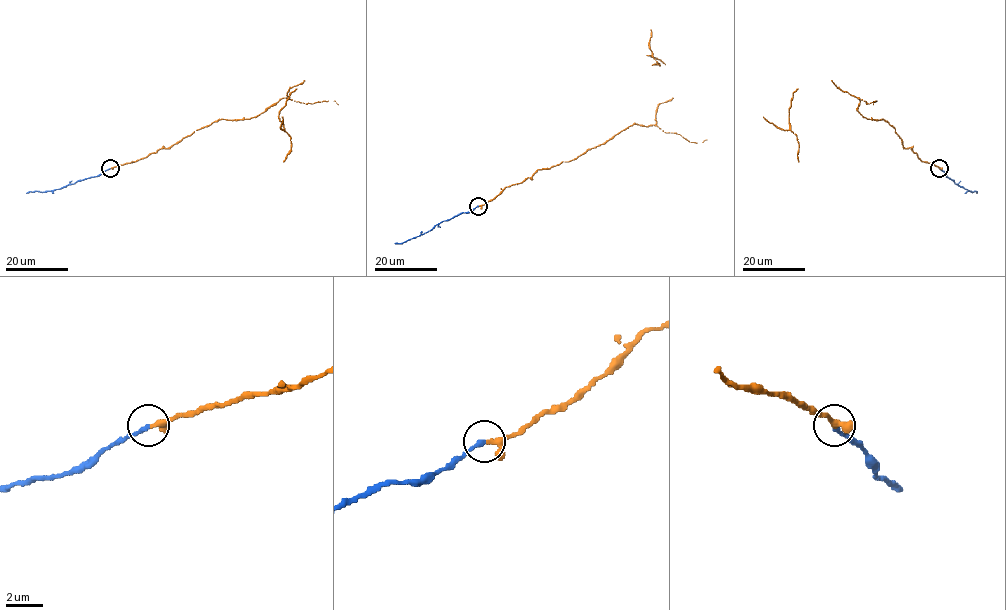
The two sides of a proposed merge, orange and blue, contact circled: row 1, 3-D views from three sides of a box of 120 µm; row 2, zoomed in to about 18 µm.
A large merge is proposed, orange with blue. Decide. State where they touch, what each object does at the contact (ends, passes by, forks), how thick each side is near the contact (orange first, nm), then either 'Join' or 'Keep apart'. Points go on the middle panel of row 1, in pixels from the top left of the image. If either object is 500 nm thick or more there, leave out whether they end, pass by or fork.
Place: (478, 206). At the ring orange passes by. At the ring blue ends. Thickness 240 nm (orange) against 260 nm. Join

